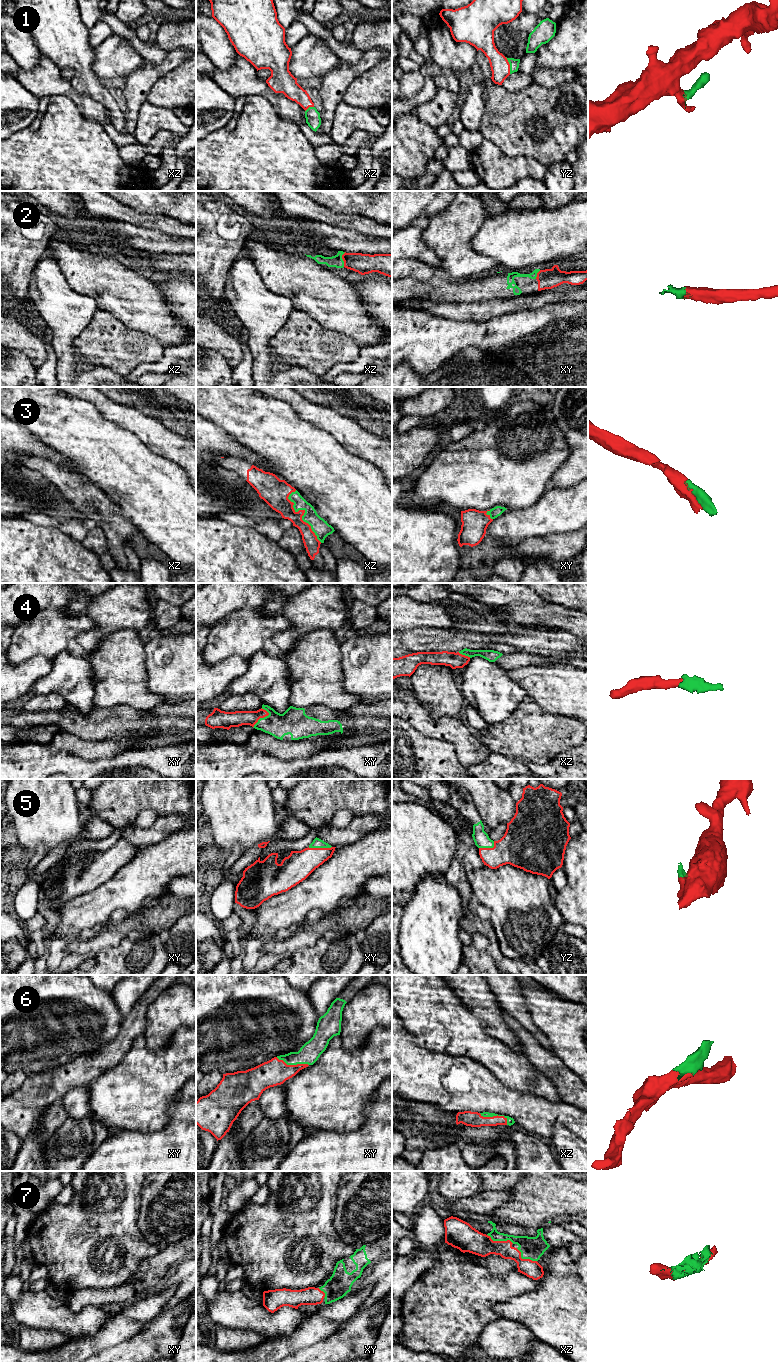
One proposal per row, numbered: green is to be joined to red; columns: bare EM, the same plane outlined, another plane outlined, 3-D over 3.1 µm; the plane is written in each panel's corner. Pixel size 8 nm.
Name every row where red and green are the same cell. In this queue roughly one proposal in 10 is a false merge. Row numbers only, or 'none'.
1, 2, 3, 4, 5, 6, 7

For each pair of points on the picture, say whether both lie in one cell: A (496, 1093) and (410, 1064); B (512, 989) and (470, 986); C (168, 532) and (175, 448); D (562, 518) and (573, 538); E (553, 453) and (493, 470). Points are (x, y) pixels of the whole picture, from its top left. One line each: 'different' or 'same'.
A: same
B: different
C: different
D: different
E: same

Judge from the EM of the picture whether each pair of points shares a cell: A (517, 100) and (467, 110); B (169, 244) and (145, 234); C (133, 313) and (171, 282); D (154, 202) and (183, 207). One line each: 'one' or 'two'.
A: two
B: one
C: two
D: one

